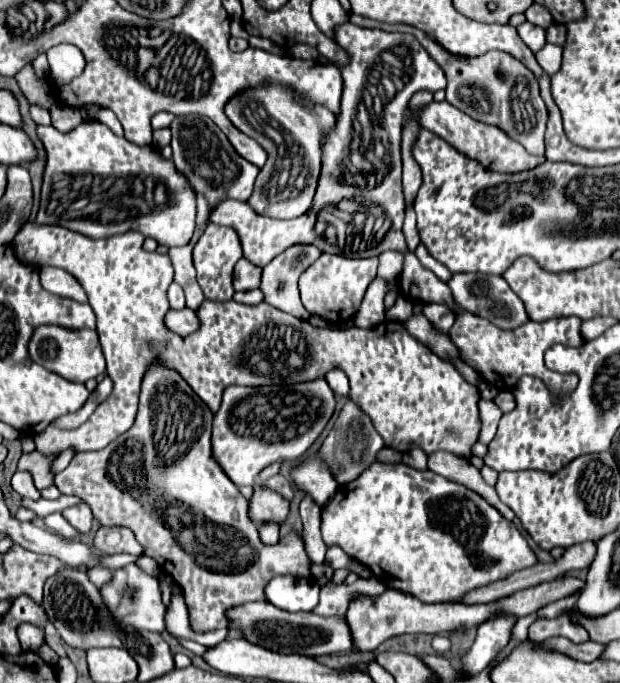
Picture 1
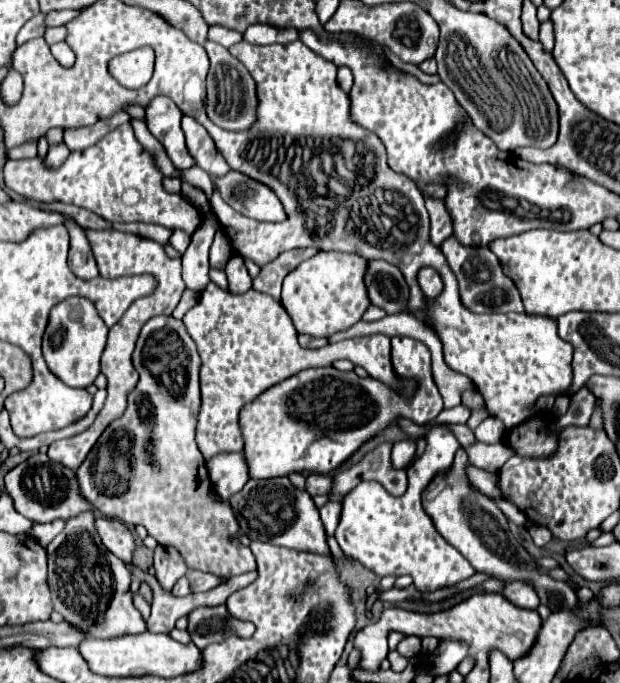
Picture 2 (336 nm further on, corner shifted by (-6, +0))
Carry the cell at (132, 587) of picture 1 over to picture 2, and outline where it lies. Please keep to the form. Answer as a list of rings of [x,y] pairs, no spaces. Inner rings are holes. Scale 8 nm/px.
[[[155,548],[155,578],[163,590],[169,592],[183,572],[187,572],[187,566],[183,560],[179,560],[179,552],[175,552],[175,548]]]

